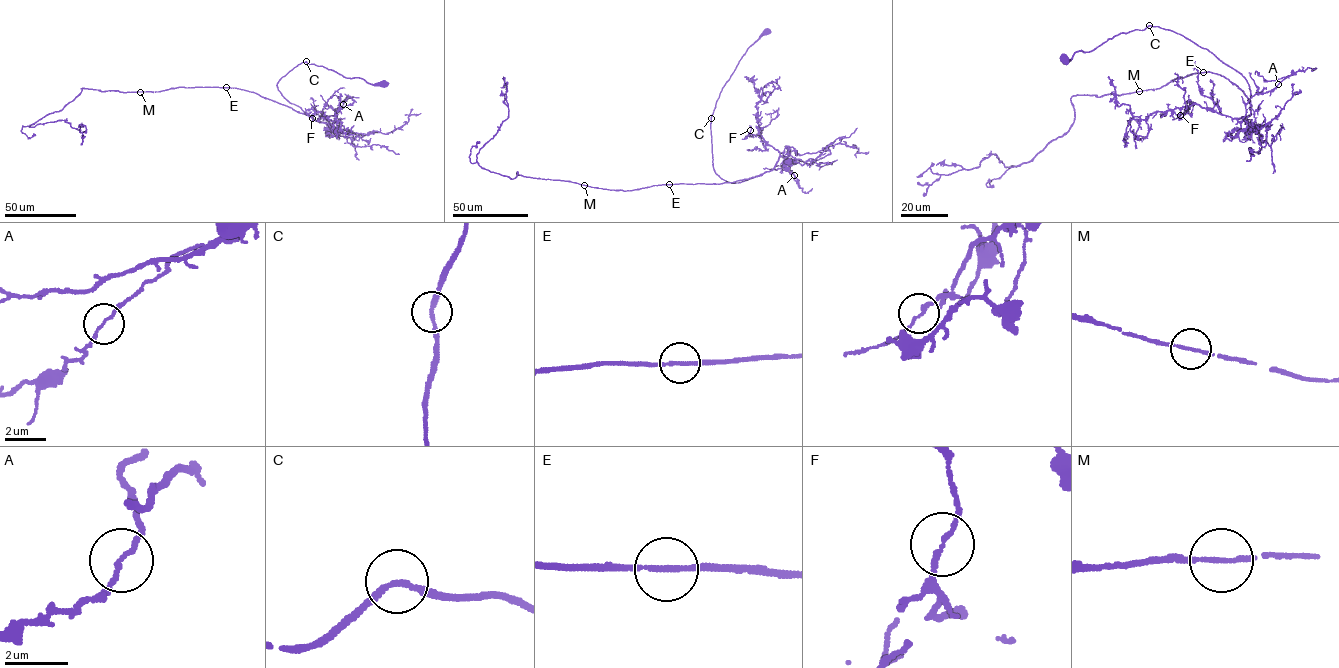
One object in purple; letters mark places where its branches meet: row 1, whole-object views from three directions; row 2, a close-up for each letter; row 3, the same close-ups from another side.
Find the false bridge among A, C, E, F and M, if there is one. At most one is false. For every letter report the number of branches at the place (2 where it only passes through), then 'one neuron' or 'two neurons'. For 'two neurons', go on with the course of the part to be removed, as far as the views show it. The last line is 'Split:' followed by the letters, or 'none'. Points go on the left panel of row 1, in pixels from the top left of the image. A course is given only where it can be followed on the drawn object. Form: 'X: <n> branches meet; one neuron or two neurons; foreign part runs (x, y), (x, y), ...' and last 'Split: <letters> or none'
A: 2 branches meet; one neuron
C: 2 branches meet; one neuron
E: 2 branches meet; one neuron
F: 2 branches meet; one neuron
M: 2 branches meet; one neuron
Split: none

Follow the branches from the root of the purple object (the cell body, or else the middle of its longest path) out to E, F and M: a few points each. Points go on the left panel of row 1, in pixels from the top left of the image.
E: (383, 83), (346, 78), (302, 62), (276, 85), (285, 98), (306, 115), (253, 92), (226, 87)
F: (383, 83), (302, 62), (276, 85), (289, 102), (329, 122), (323, 112), (312, 118)
M: (383, 83), (346, 78), (302, 62), (276, 85), (285, 98), (306, 115), (235, 88), (140, 91)

